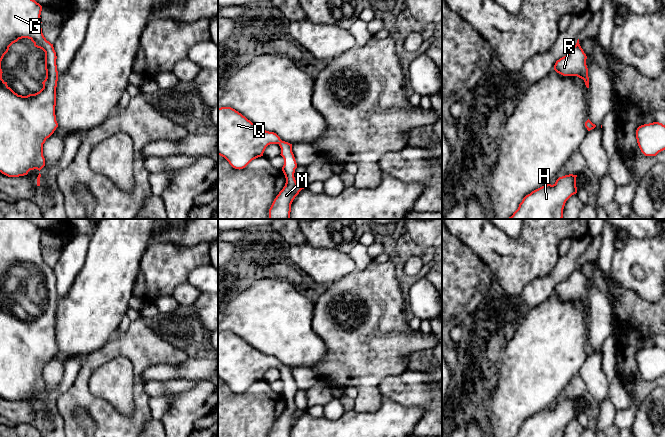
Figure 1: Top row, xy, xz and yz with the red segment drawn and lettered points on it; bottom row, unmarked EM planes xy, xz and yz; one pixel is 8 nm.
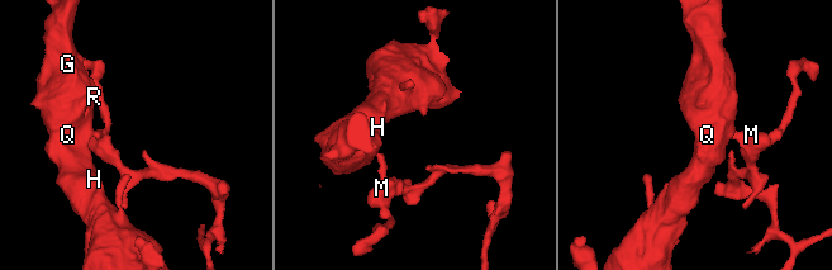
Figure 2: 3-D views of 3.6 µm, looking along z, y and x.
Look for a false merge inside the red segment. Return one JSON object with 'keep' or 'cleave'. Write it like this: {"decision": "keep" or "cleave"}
{"decision": "cleave"}

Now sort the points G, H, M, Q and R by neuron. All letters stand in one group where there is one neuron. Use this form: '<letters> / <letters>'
G H Q R / M

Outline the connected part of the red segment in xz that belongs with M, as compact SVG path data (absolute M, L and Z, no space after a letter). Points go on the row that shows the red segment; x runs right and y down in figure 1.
M281 141L279 146L281 148L280 155L284 159L282 171L285 175L286 183L269 209L269 219L290 219L291 204L305 187L298 185L294 177L297 163L292 152L292 144Z

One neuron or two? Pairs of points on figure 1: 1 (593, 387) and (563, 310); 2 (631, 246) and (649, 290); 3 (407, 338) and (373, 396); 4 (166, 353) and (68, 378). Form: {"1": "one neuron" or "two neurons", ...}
{"1": "two neurons", "2": "one neuron", "3": "one neuron", "4": "two neurons"}

